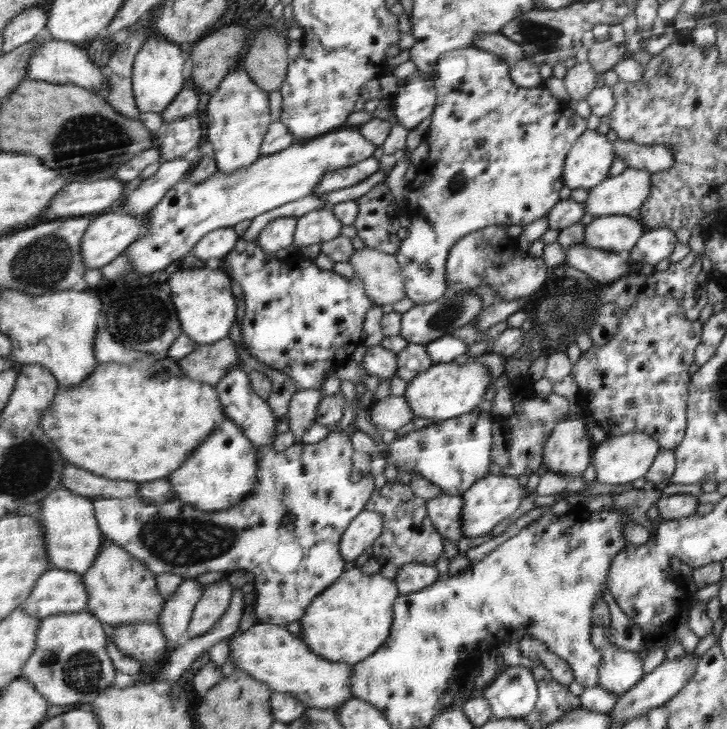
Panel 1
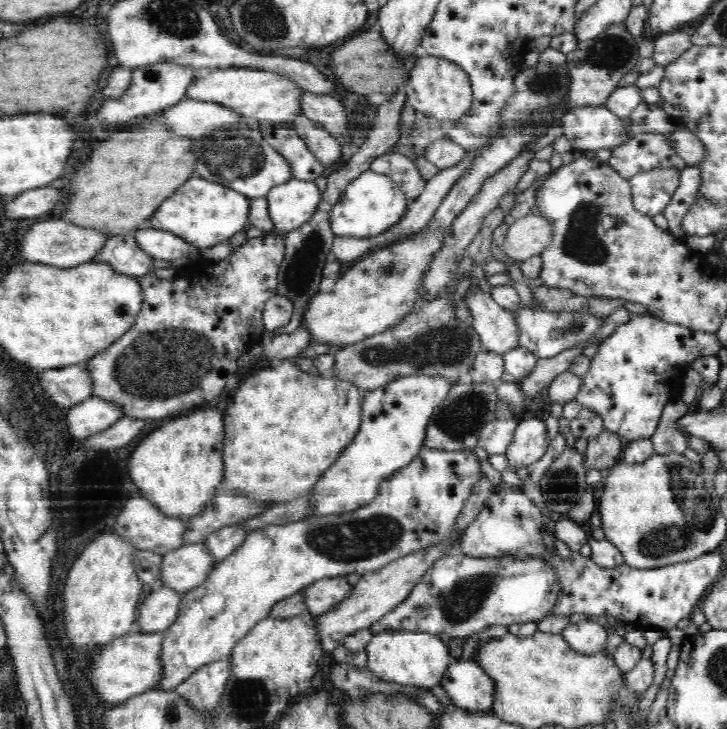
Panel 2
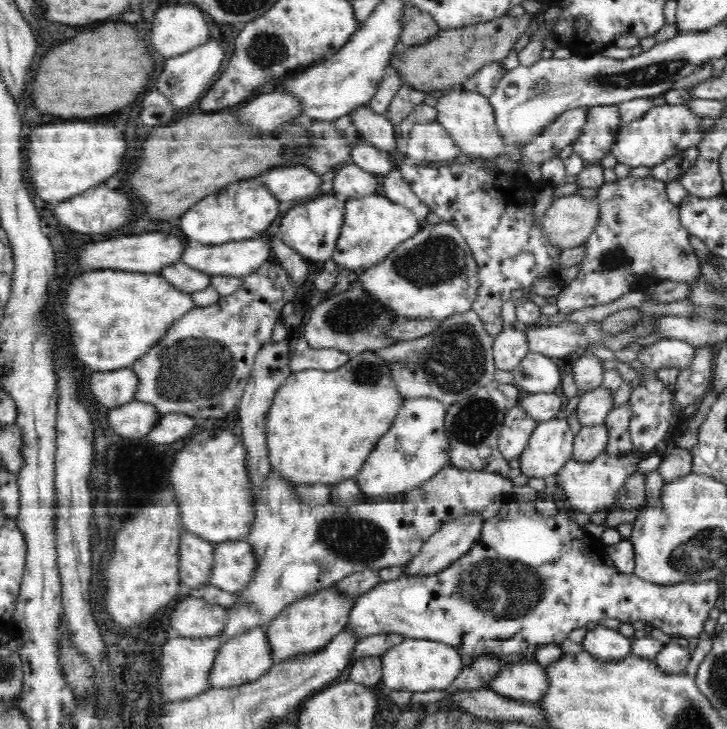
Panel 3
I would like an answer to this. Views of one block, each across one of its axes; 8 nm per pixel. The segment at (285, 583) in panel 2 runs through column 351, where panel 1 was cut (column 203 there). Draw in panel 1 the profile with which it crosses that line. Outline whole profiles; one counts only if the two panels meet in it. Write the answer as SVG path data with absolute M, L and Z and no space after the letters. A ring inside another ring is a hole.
M333 430L328 436L318 444L294 444L282 452L274 452L273 444L268 446L257 446L257 452L260 455L260 470L258 471L258 486L250 496L246 496L241 503L234 507L226 508L225 511L199 511L192 508L191 504L185 503L176 498L174 501L166 502L165 506L144 501L136 496L124 498L93 498L94 509L96 510L97 523L100 525L101 531L105 538L112 541L116 545L120 545L126 549L134 557L137 557L146 564L155 575L158 574L176 574L182 579L196 579L199 574L204 572L222 572L230 574L238 572L238 570L248 570L254 575L254 584L256 584L256 596L254 599L254 610L260 623L282 625L283 627L296 622L304 616L306 608L312 604L312 600L322 594L324 590L328 590L344 572L347 572L352 567L351 563L346 562L345 556L341 555L341 538L349 524L353 522L358 514L361 514L368 508L368 502L376 490L373 477L370 474L363 476L360 480L354 480L354 451L352 443L351 430Z

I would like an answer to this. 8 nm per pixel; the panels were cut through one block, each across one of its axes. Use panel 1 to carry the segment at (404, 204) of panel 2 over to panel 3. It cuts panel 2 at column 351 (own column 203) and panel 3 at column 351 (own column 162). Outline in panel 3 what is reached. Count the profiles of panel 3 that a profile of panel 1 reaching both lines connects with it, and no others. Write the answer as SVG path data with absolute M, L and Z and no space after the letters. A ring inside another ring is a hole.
M372 193L352 198L338 195L345 204L345 220L341 235L337 238L336 250L332 259L341 269L368 270L382 262L398 244L405 242L420 231L423 223L408 208L386 198L382 193Z

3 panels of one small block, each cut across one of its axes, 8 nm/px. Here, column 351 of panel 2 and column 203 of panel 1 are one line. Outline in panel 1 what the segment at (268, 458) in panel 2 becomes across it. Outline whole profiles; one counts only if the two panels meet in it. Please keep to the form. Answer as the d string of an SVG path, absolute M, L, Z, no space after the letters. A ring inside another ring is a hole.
M182 332L178 344L170 348L170 357L158 358L146 354L143 360L131 364L100 364L80 387L60 387L52 406L42 415L42 429L54 440L54 444L58 444L62 456L66 456L70 465L112 480L149 483L166 479L205 443L218 423L222 423L228 415L214 385L191 379L182 373L177 364L191 354L195 346L196 342Z

